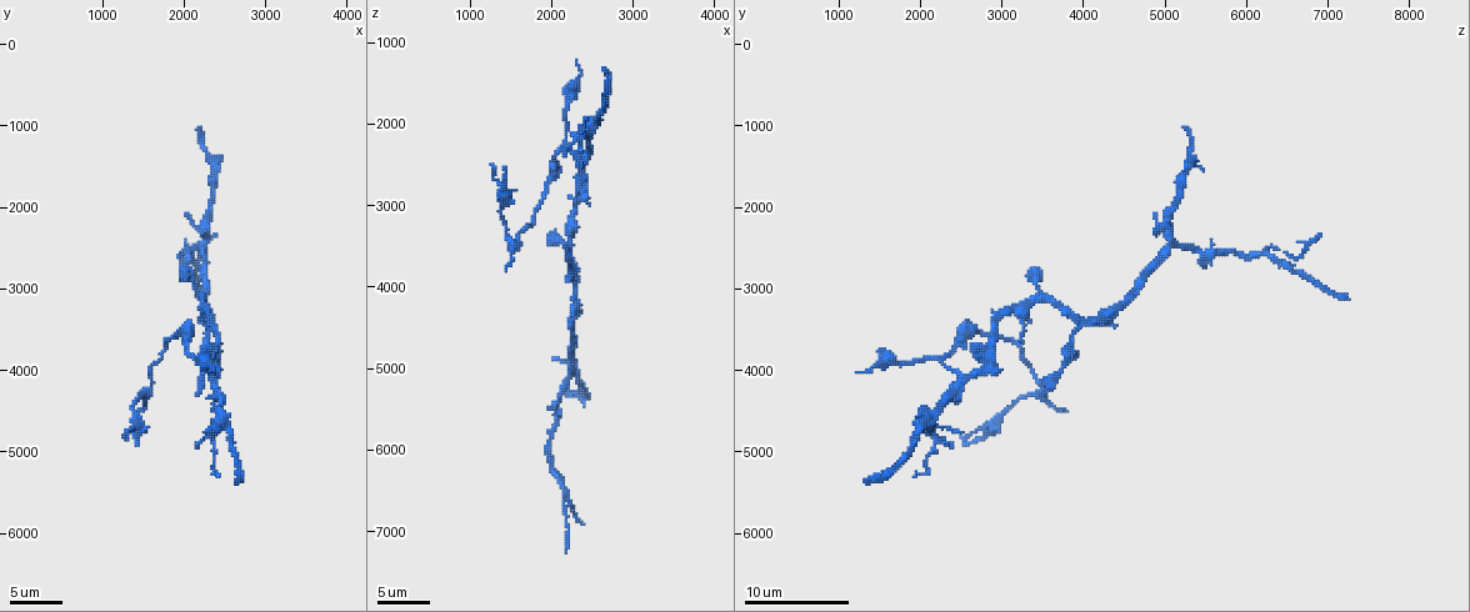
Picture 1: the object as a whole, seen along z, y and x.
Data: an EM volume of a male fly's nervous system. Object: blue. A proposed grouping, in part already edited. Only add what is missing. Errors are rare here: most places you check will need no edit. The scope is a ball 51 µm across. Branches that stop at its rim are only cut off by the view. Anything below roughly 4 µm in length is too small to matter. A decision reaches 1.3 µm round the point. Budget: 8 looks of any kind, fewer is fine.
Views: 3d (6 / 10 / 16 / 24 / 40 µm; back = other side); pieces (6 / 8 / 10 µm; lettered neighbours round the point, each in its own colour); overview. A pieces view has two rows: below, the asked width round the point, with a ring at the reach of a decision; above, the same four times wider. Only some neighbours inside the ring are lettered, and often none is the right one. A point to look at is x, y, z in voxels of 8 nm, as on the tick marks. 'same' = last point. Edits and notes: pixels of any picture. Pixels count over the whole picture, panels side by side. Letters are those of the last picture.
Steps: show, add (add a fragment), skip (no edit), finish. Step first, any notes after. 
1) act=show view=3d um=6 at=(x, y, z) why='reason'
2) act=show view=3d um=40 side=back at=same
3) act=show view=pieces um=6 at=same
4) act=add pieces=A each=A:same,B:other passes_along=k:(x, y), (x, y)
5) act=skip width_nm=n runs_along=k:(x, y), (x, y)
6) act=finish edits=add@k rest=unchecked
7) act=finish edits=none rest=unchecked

act=show view=3d um=6 at=(2150, 4300, 3550) why='thin end'

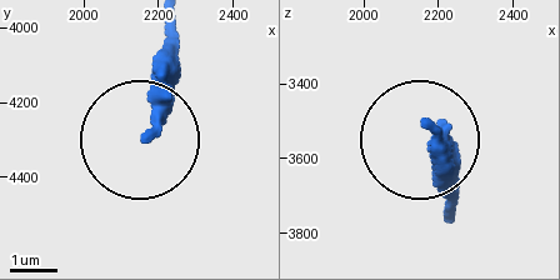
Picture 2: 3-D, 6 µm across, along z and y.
act=show view=pieces um=8 at=(2170, 4290, 3520) why='see the neighbours'

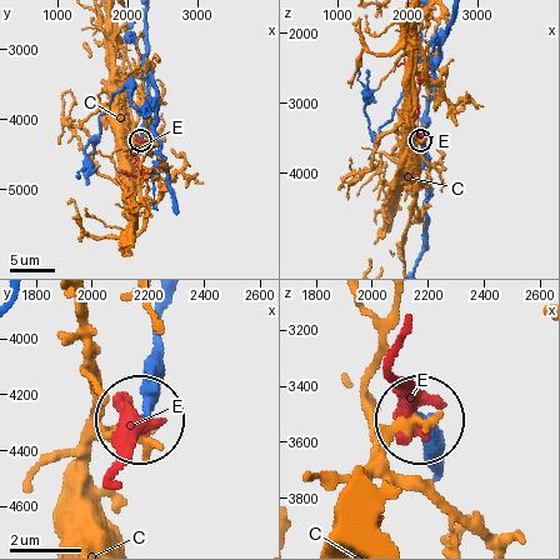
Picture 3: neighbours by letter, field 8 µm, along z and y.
act=skip each=C:other,E:other found='no lettered fragment goes on from it'

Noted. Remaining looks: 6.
act=show view=pieces um=6 at=(1450, 4500, 3800) why='tapers out'

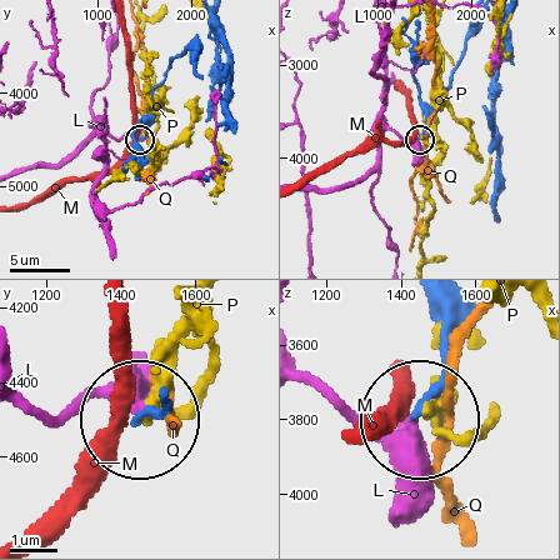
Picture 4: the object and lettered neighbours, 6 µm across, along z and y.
act=skip each=L:other,M:other,P:other,Q:other found='none of them fits'

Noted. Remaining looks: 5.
act=show view=pieces um=6 at=(1400, 4950, 2500) why='an open end'

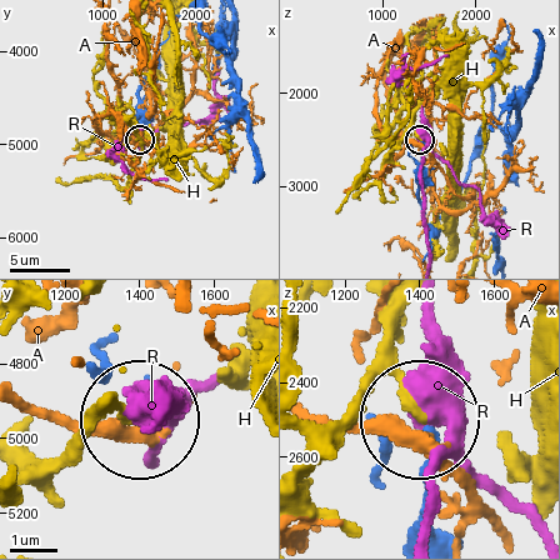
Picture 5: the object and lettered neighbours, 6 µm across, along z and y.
act=skip each=A:other,H:other,R:other found='none of them fits'

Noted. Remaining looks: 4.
act=show view=pieces um=8 at=(2450, 5250, 1900) why='an open end'

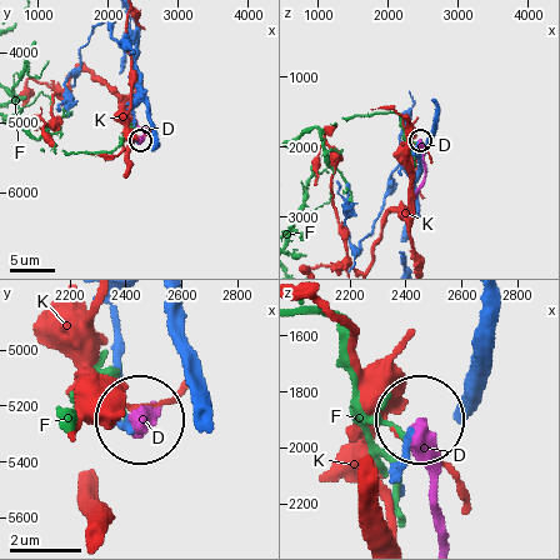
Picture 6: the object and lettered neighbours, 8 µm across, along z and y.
act=skip each=D:other,F:other,K:other runs_along=6:(398, 488), (413, 438) found='no lettered fragment goes on from it'

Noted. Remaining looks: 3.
act=finish edits=none rest=unchecked

